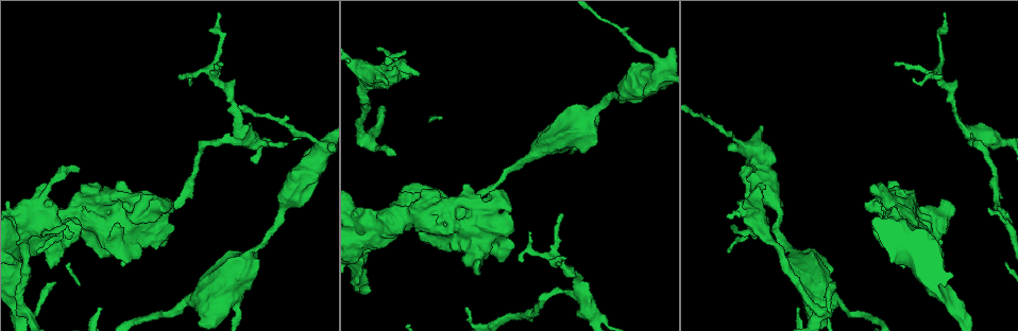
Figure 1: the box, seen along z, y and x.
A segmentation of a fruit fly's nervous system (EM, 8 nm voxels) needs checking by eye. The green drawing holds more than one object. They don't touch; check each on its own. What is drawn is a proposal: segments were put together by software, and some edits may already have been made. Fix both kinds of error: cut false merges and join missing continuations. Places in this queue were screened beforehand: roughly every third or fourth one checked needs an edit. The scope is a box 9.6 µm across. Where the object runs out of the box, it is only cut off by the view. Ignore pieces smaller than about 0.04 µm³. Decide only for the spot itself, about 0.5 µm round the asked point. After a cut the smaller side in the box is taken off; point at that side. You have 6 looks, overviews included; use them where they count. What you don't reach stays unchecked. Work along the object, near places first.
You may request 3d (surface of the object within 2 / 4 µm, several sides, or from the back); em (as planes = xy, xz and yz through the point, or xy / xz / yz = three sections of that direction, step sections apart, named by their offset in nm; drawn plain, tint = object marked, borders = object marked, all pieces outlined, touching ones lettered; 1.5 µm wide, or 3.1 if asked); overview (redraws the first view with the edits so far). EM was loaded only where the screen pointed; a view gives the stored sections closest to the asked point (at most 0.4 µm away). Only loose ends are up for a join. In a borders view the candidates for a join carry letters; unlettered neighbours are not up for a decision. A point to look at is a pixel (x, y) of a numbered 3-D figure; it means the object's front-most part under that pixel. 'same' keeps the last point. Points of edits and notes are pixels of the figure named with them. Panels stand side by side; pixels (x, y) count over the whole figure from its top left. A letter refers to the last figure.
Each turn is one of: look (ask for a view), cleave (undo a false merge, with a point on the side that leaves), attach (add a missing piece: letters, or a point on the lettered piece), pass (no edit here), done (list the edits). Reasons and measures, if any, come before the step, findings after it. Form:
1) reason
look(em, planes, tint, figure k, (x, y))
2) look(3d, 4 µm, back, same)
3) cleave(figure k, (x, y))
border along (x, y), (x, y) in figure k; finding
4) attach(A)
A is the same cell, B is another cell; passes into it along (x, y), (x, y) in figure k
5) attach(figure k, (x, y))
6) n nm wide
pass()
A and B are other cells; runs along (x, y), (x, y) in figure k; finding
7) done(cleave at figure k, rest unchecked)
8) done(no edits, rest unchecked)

sudden change in width
look(3d, 2 µm, figure 1, (240, 122))

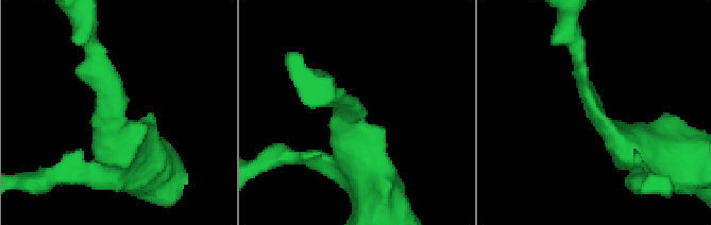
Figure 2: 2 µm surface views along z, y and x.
arms of 220, 360 nm; shape alone is not enough
look(em, 3.1 µm, planes, borders, figure 2, (352, 111))

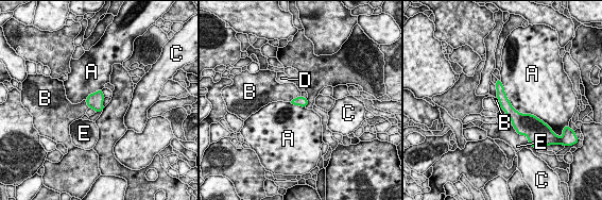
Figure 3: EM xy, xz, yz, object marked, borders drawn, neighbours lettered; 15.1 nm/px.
pass()
A, B, C, D and E are other cells; runs along (498, 85), (505, 105), (528, 121) in figure 3; one neuron here

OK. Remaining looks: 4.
branch stops here
look(em, xz, step 8, borders, figure 1, (395, 154))

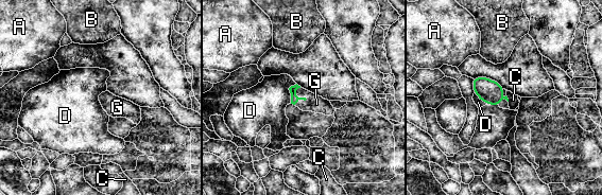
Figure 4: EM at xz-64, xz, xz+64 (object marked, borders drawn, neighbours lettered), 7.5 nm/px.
D touches over 160 nm
attach(G)
G is the same cell, A, B, C and D are other cells; passes into it along (294, 99), (295, 95), (316, 104) in figure 4; the neuron continues

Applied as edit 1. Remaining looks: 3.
touches itself
look(3d, 4 µm, figure 1, (57, 235))

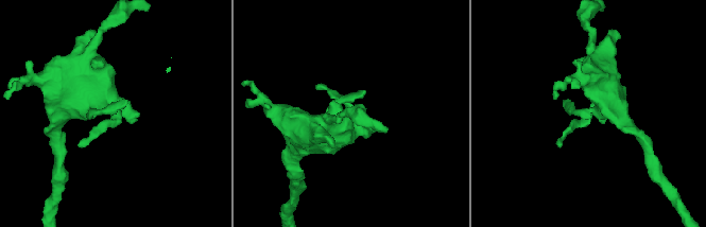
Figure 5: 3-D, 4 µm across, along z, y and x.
look(em, planes, borders, figure 5, (346, 102))

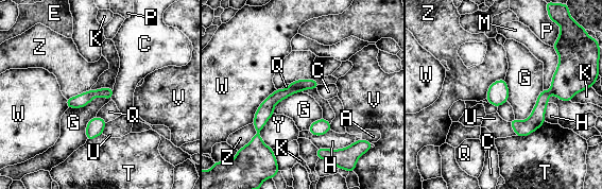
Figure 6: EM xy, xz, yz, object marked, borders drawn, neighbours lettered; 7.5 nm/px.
pass()
A, C, E, G, H, K, M, P, Q, T, U, V, W, Y and Z are other cells; border along (112, 100), (95, 97), (68, 108) in figure 6; continuous, no second neuron

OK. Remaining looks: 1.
done(attach at figure 4, rest unchecked)

